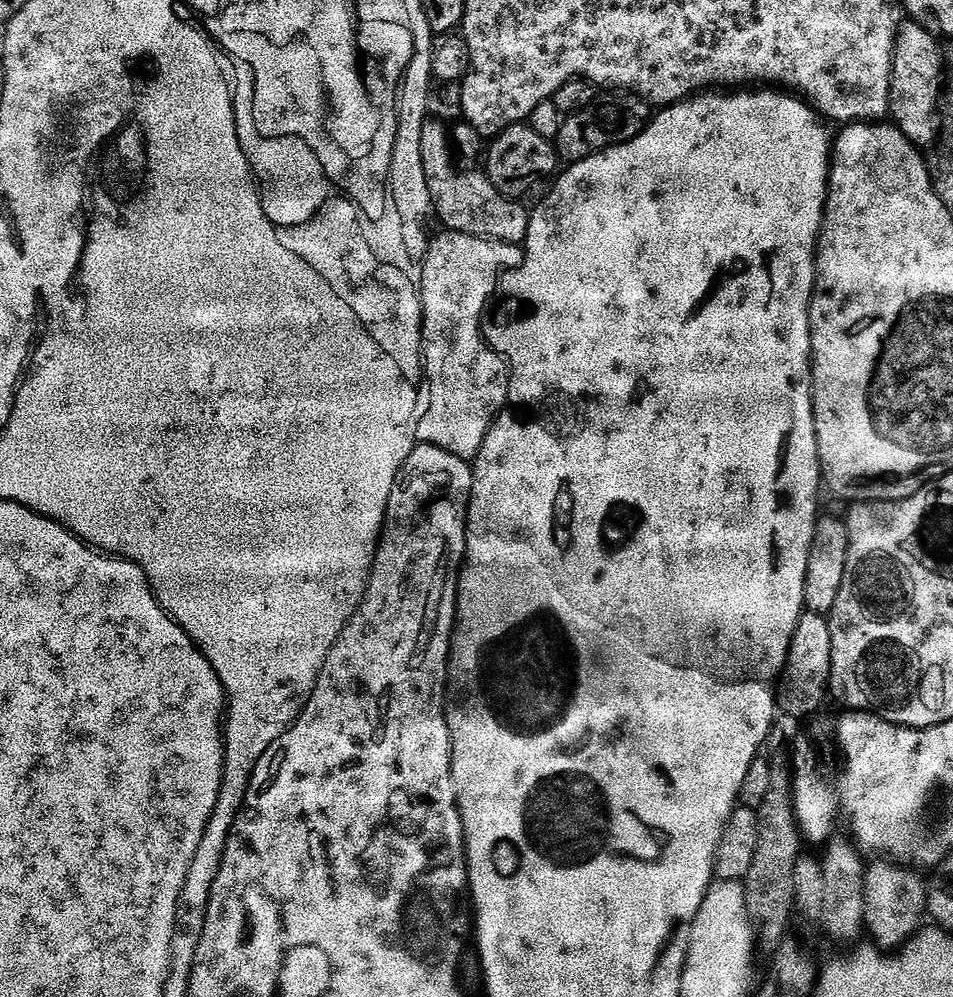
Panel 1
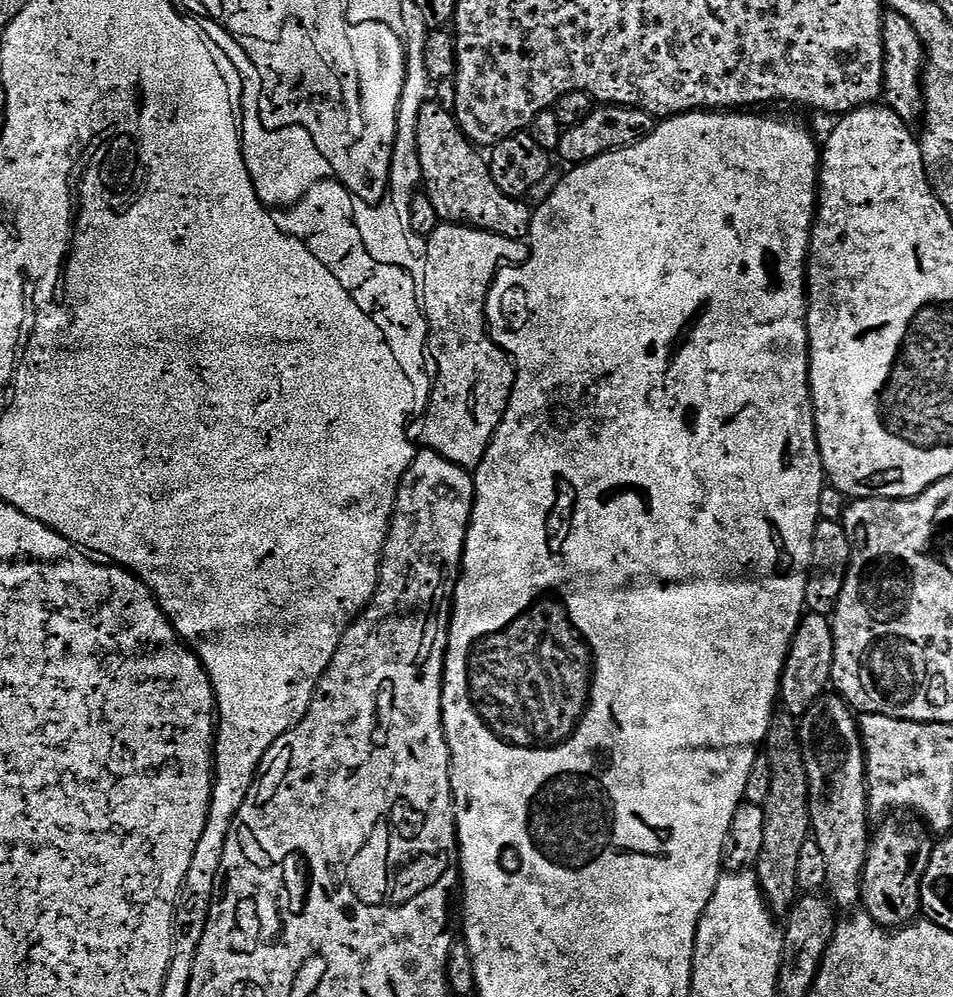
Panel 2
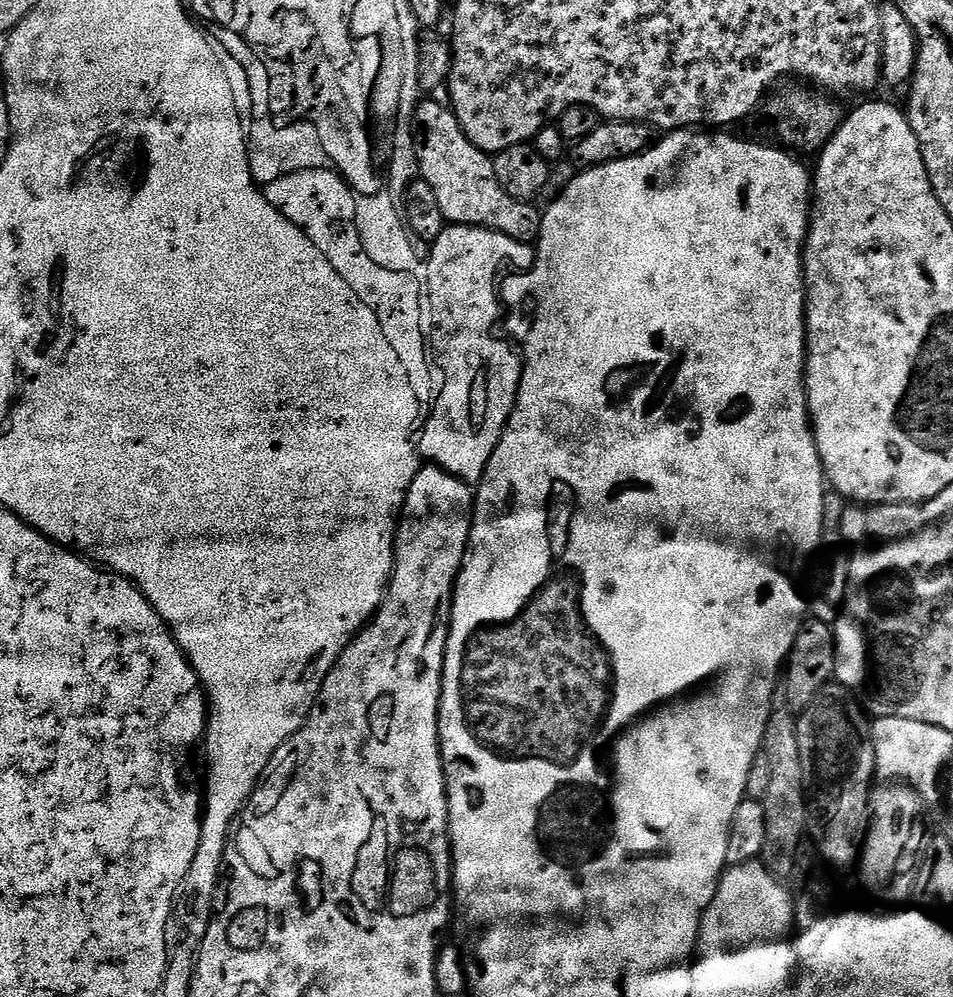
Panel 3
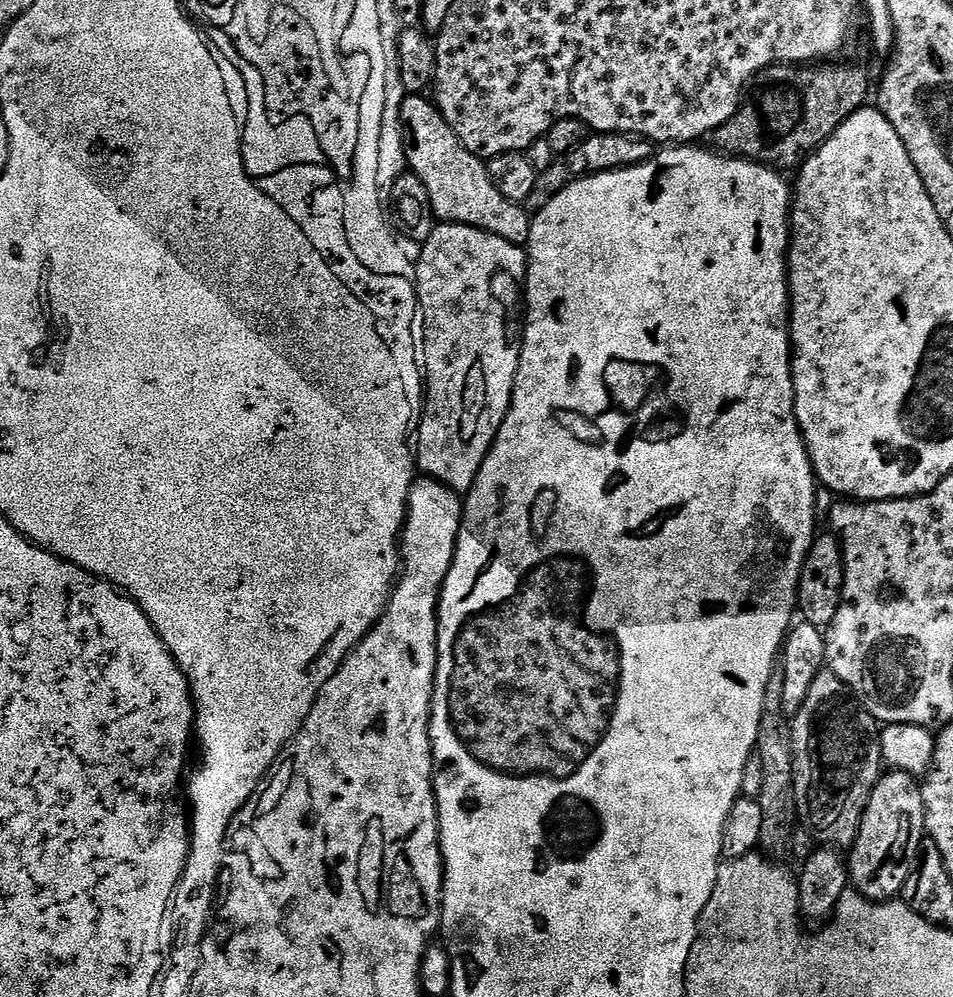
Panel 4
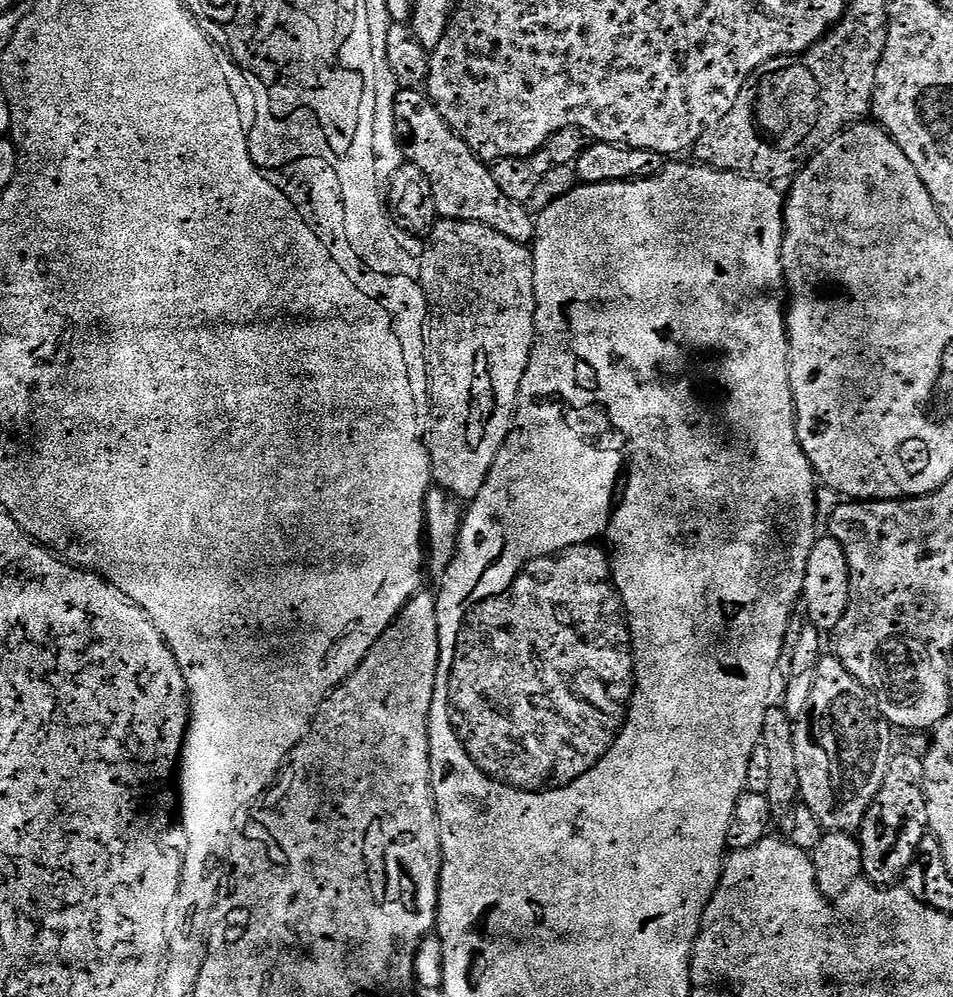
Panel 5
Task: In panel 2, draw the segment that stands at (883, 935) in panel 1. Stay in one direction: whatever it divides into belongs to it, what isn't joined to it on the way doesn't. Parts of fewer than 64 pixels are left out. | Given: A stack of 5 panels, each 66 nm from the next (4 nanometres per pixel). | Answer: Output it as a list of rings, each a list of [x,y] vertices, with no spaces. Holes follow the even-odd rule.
[[[888,818],[880,829],[875,829],[868,845],[868,857],[860,879],[860,904],[874,922],[883,928],[895,930],[911,924],[921,915],[920,895],[922,878],[926,874],[933,841],[923,823]]]

